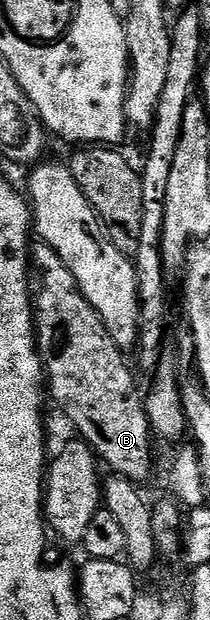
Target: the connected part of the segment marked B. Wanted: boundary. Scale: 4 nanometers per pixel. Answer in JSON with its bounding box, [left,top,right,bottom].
[30,241,154,484]

